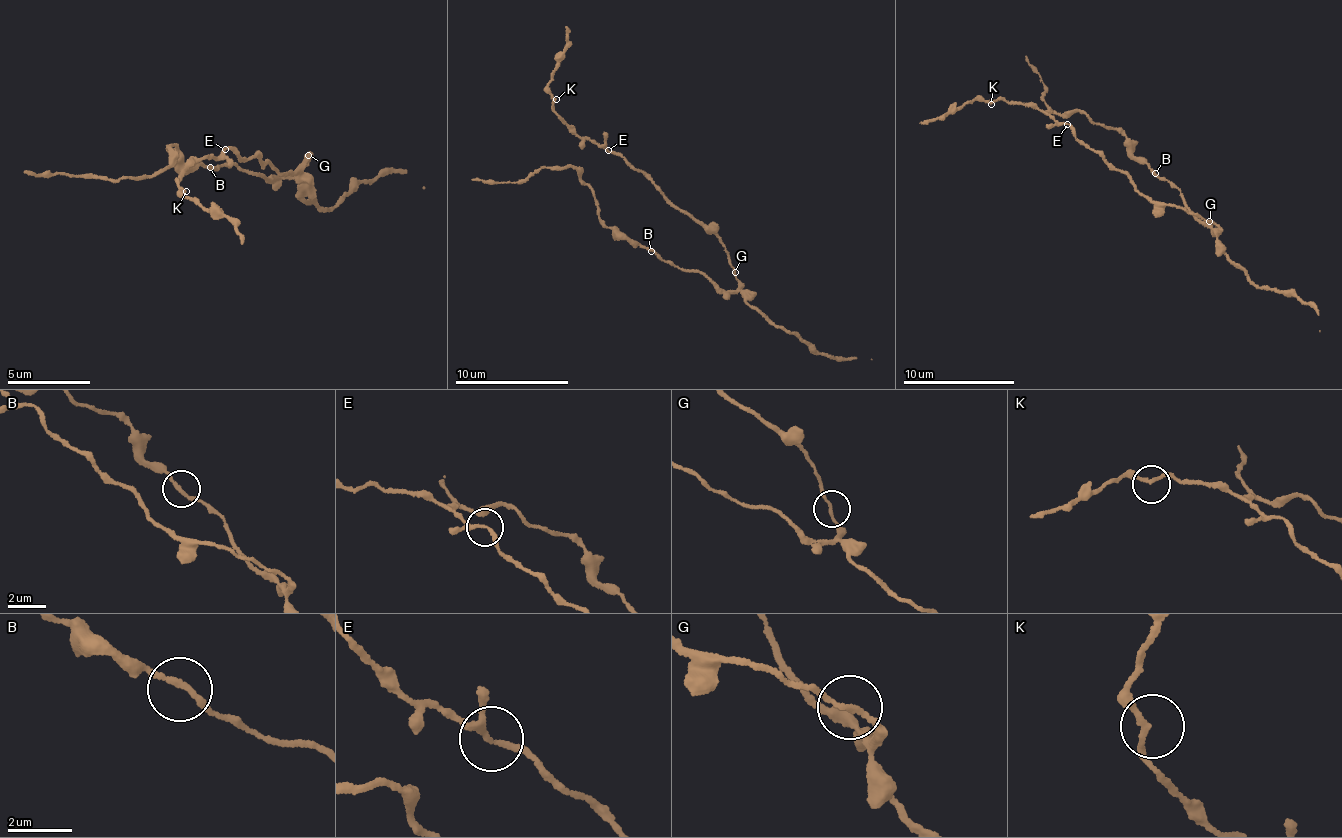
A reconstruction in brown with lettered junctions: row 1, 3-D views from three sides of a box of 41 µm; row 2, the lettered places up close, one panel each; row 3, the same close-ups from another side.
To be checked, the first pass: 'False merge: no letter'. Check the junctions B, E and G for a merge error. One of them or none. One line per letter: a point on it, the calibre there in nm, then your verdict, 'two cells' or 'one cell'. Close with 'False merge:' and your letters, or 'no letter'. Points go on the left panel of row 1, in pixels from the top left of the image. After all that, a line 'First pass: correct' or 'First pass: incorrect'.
B: (210, 167) | 170 nm | one cell
E: (225, 149) | 160 nm | one cell
G: (308, 155) | 140 nm | one cell
False merge: no letter
First pass: correct

